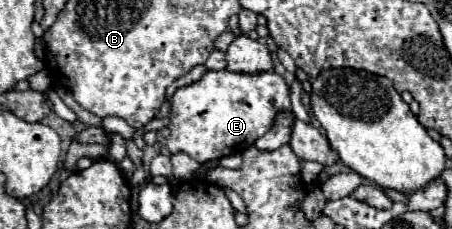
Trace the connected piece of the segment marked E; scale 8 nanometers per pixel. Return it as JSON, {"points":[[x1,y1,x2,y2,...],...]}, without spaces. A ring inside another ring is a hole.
{"points":[[207,71,197,83,177,89,171,103,171,135,167,147,171,153,183,151,191,155,201,165,225,155,243,153,271,129,277,111,291,109,289,87,275,71,255,75]]}

